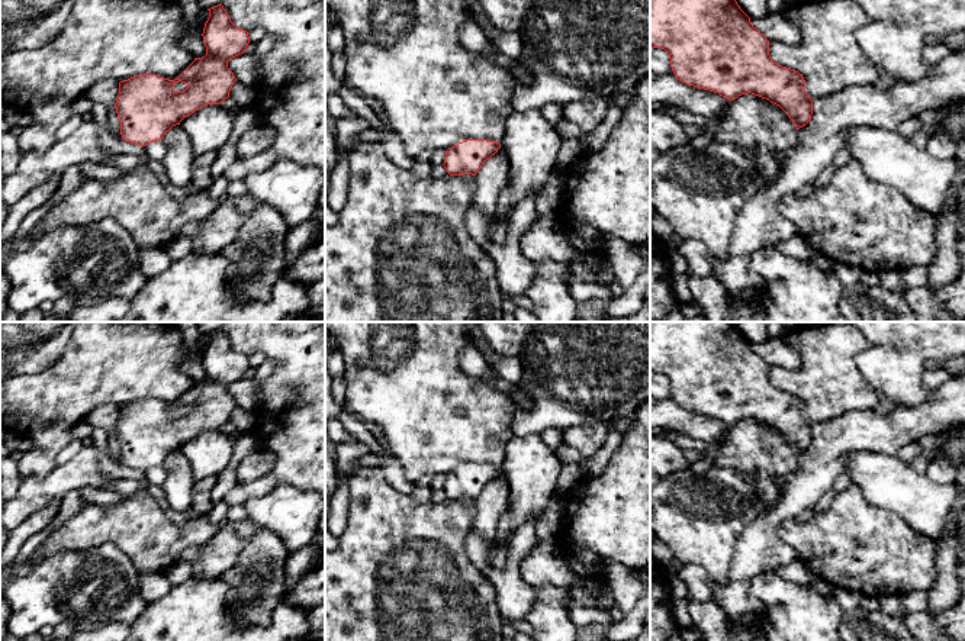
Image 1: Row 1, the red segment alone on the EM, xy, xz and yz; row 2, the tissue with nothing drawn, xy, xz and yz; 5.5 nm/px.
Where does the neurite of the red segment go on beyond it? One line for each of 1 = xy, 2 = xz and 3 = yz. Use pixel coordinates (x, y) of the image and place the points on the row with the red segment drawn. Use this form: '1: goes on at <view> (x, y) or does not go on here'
1: does not go on here
2: does not go on here
3: does not go on here

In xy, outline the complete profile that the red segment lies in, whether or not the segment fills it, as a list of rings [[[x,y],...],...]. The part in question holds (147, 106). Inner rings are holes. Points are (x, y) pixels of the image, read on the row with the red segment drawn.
[[[222,4],[208,10],[205,57],[194,58],[174,80],[148,73],[119,83],[115,109],[123,141],[141,146],[160,141],[200,107],[229,97],[237,78],[228,61],[245,52],[250,36],[231,22]]]

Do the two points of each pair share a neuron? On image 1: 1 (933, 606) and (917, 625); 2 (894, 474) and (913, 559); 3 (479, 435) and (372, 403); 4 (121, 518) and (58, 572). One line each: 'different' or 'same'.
1: different
2: different
3: same
4: different

